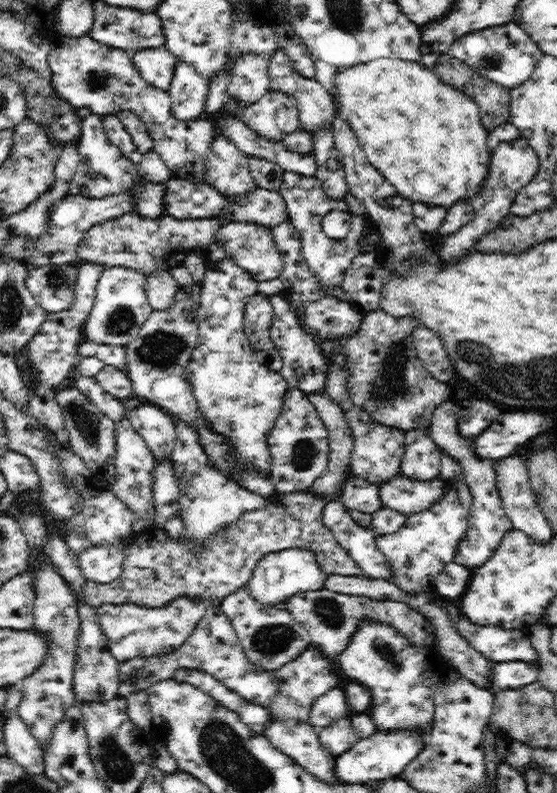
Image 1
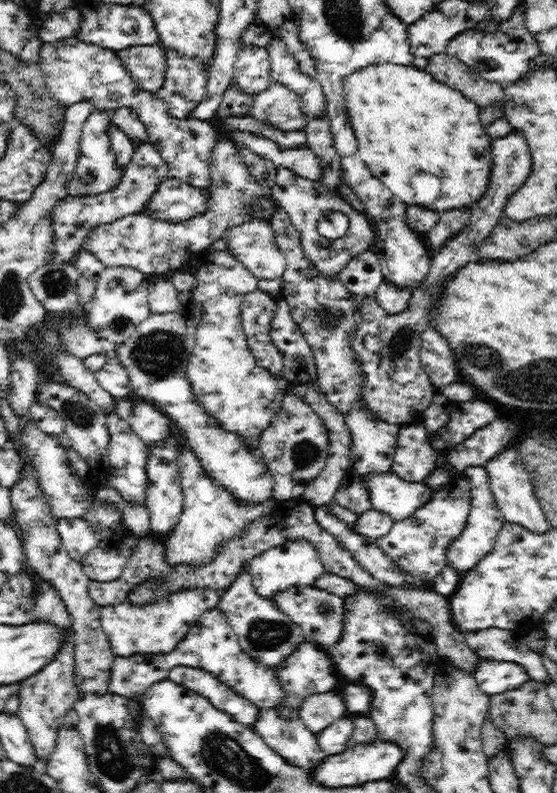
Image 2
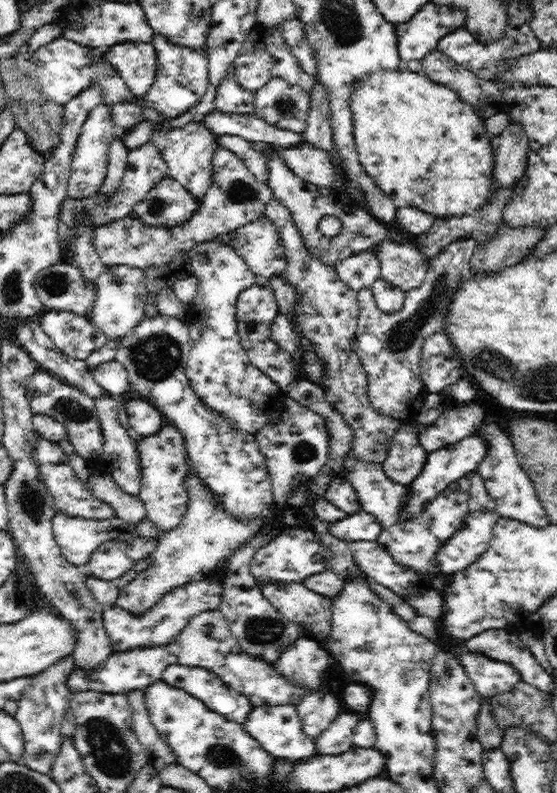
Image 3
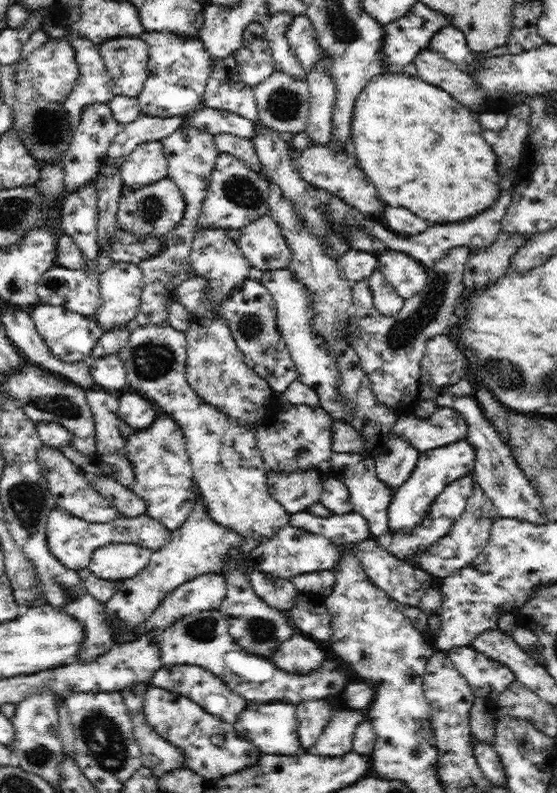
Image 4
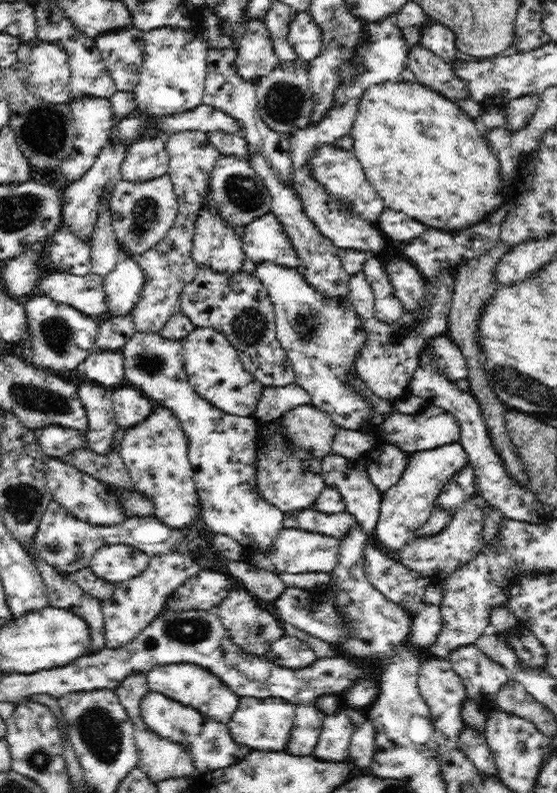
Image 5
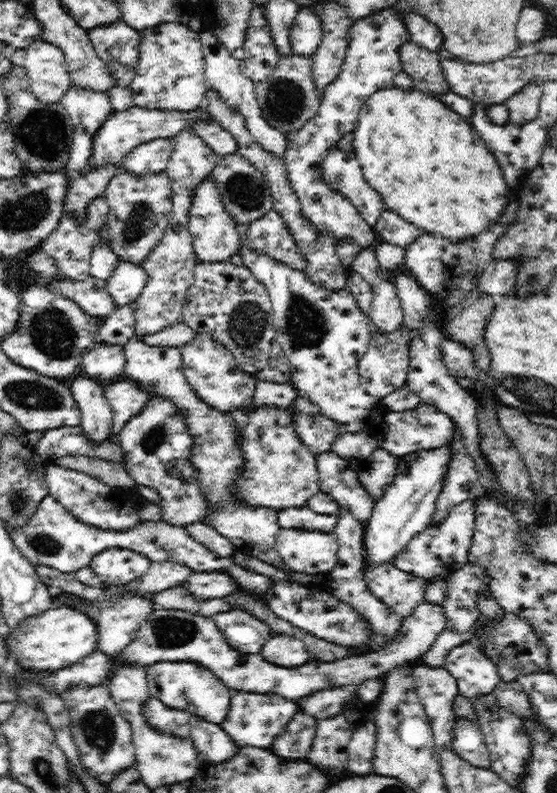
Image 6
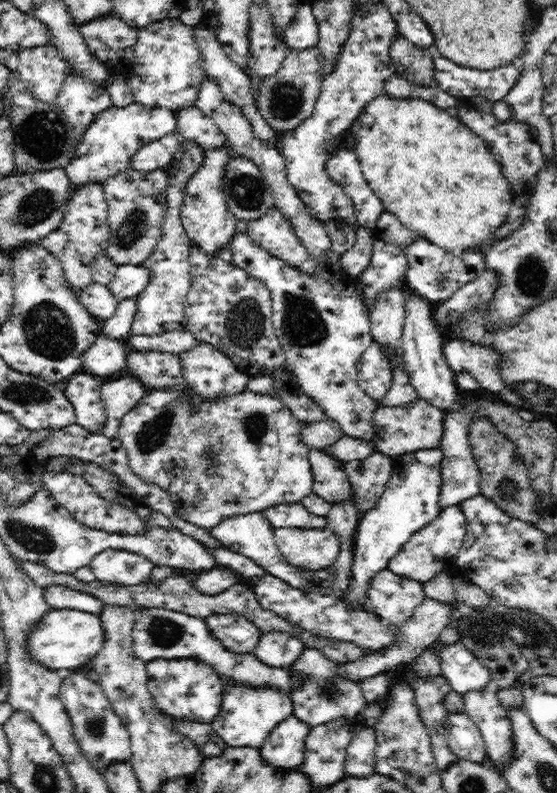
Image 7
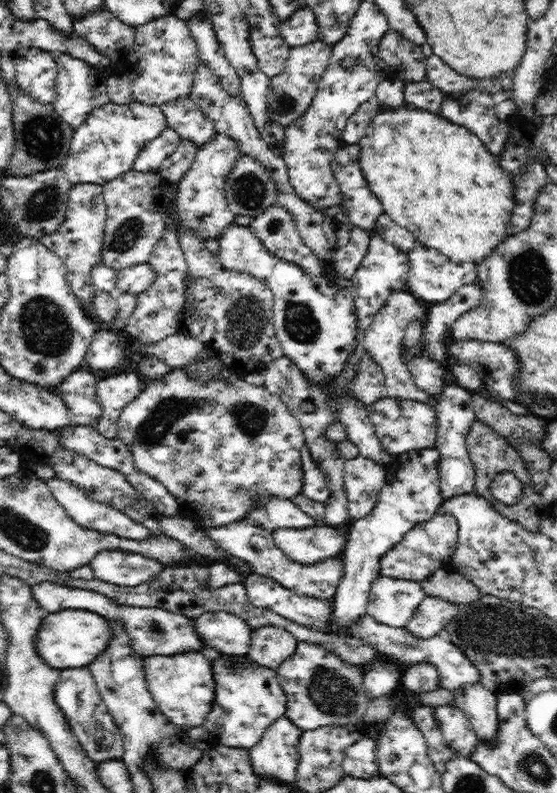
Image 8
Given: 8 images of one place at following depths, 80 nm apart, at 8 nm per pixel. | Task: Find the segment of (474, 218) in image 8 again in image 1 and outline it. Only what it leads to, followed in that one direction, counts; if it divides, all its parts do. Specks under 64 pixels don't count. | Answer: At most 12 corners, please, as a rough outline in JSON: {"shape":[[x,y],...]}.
{"shape":[[419,61],[352,65],[340,118],[398,196],[474,200],[489,131]]}

